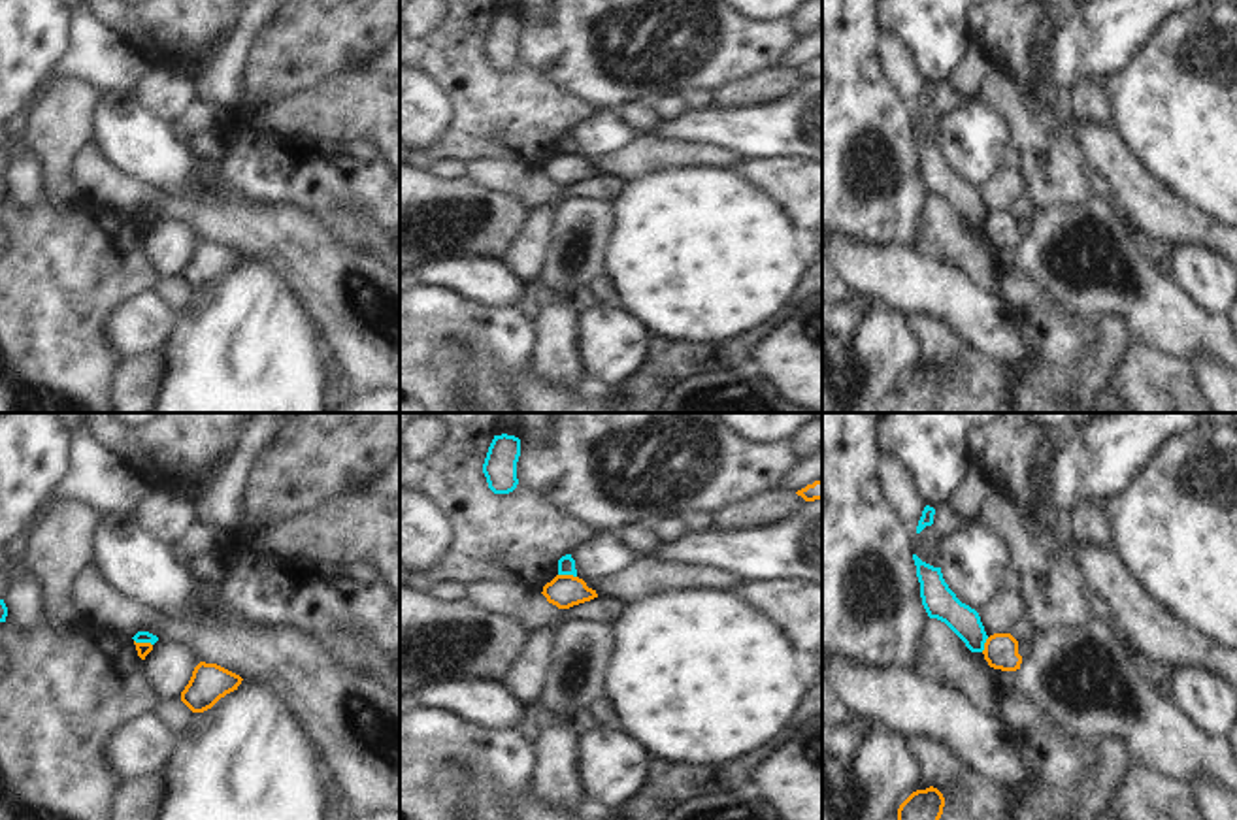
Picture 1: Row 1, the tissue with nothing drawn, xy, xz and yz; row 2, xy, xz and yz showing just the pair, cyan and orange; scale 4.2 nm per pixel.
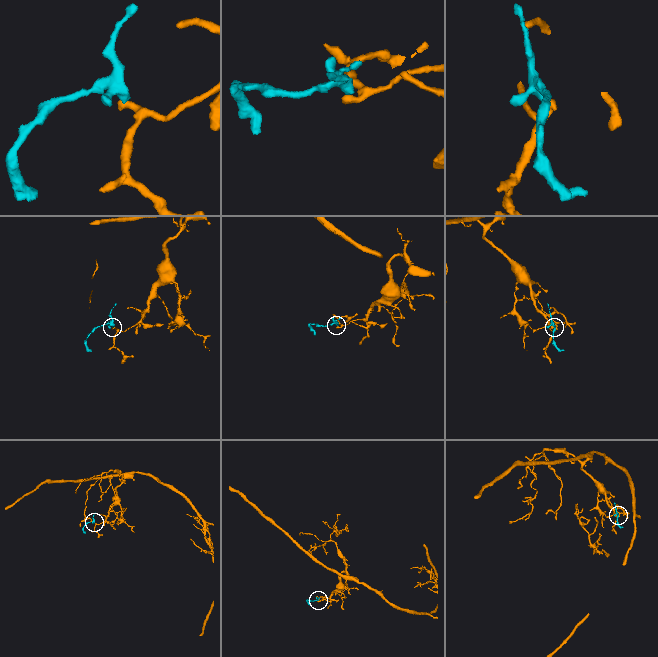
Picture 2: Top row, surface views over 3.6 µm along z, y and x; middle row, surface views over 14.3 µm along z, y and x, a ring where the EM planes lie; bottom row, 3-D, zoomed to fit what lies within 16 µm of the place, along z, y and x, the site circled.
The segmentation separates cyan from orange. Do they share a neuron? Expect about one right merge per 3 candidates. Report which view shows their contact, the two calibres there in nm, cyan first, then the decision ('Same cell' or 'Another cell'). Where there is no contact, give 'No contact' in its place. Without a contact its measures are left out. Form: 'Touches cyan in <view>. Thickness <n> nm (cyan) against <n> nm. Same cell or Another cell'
Touches cyan in xy. Thickness 50 nm (cyan) against 60 nm. Another cell.

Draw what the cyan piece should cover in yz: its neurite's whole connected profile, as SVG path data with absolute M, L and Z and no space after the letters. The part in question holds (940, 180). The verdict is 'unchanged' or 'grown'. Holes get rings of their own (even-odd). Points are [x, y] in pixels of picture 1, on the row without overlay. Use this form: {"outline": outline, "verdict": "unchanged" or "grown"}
{"outline": "M916 132L913 138L928 194L945 200L971 230L982 230L988 213L979 190L956 175L945 160L941 145L922 139Z", "verdict": "unchanged"}

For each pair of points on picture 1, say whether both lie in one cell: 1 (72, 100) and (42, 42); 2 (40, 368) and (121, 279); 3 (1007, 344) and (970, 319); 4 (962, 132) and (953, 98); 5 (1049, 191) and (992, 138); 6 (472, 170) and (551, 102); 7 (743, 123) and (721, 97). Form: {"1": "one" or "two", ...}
{"1": "two", "2": "one", "3": "one", "4": "two", "5": "two", "6": "two", "7": "two"}

